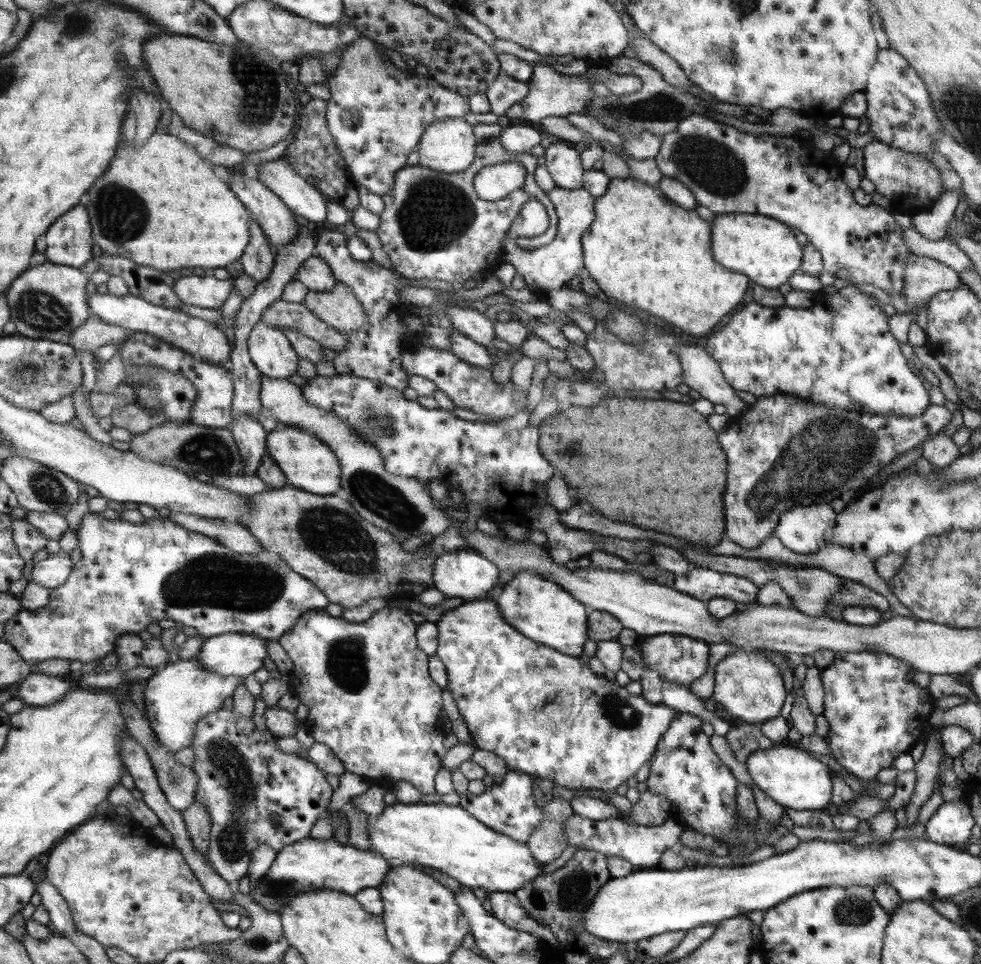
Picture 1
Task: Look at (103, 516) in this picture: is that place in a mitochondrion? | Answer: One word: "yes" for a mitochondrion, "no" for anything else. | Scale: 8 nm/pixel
no

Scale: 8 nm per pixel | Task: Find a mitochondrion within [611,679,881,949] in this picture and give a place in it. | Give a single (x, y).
(853, 911)

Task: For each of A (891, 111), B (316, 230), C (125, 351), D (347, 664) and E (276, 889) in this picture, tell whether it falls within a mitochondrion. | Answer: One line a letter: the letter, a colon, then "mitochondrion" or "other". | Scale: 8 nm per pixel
A: other
B: other
C: other
D: mitochondrion
E: mitochondrion

